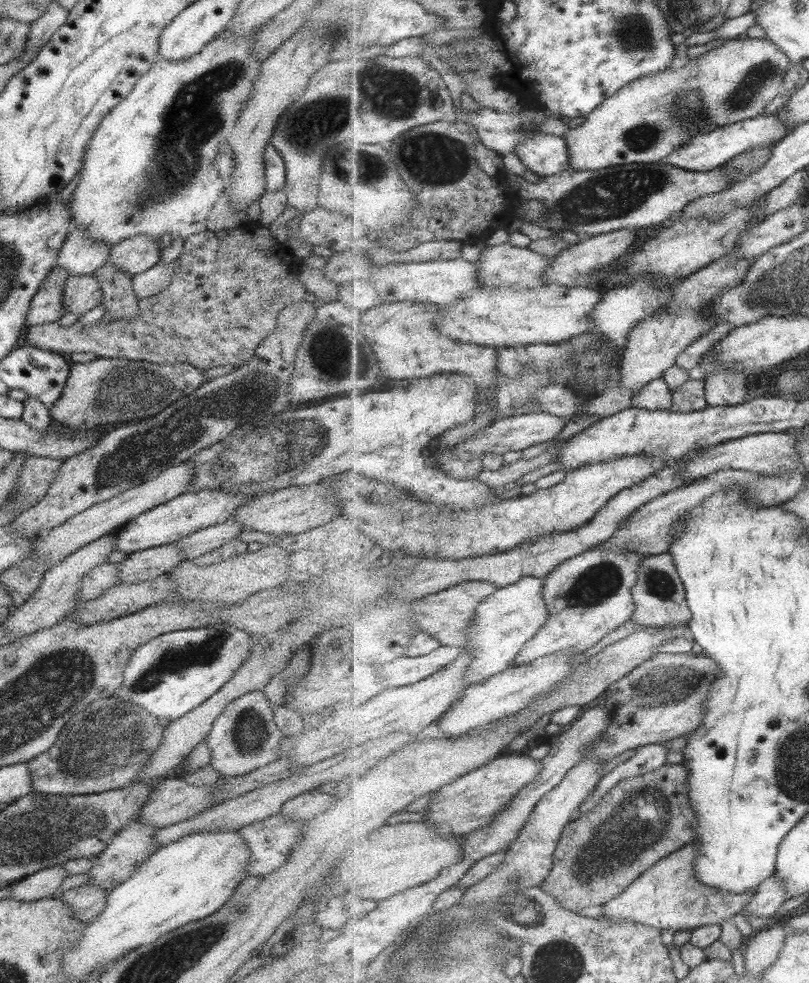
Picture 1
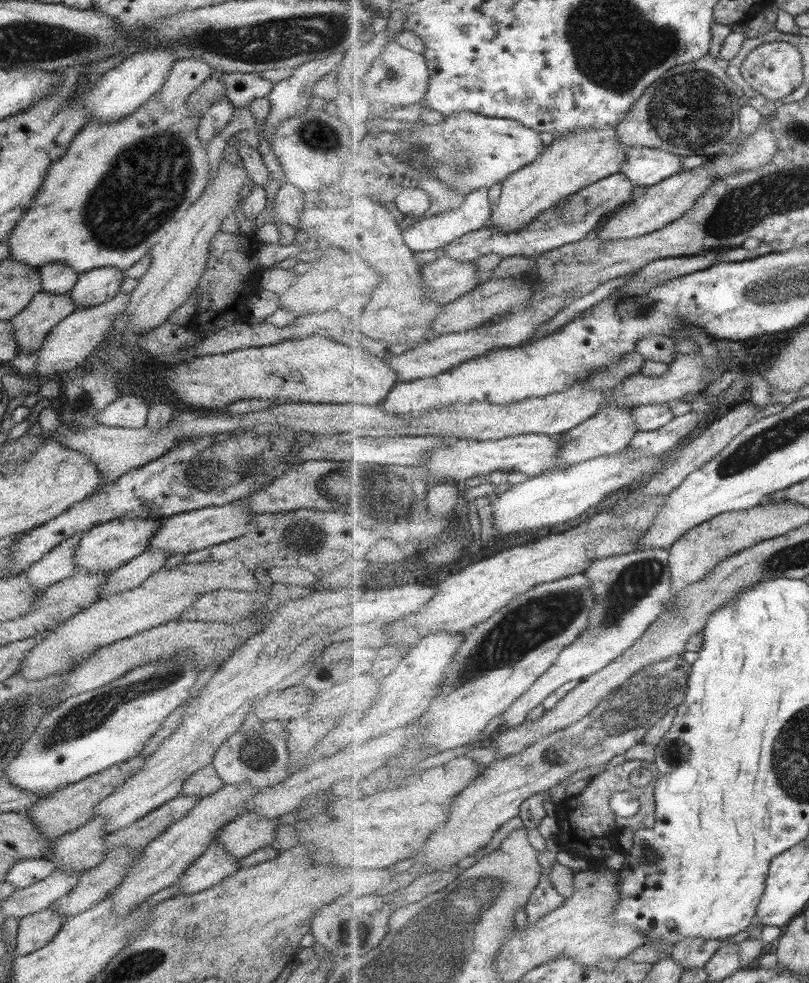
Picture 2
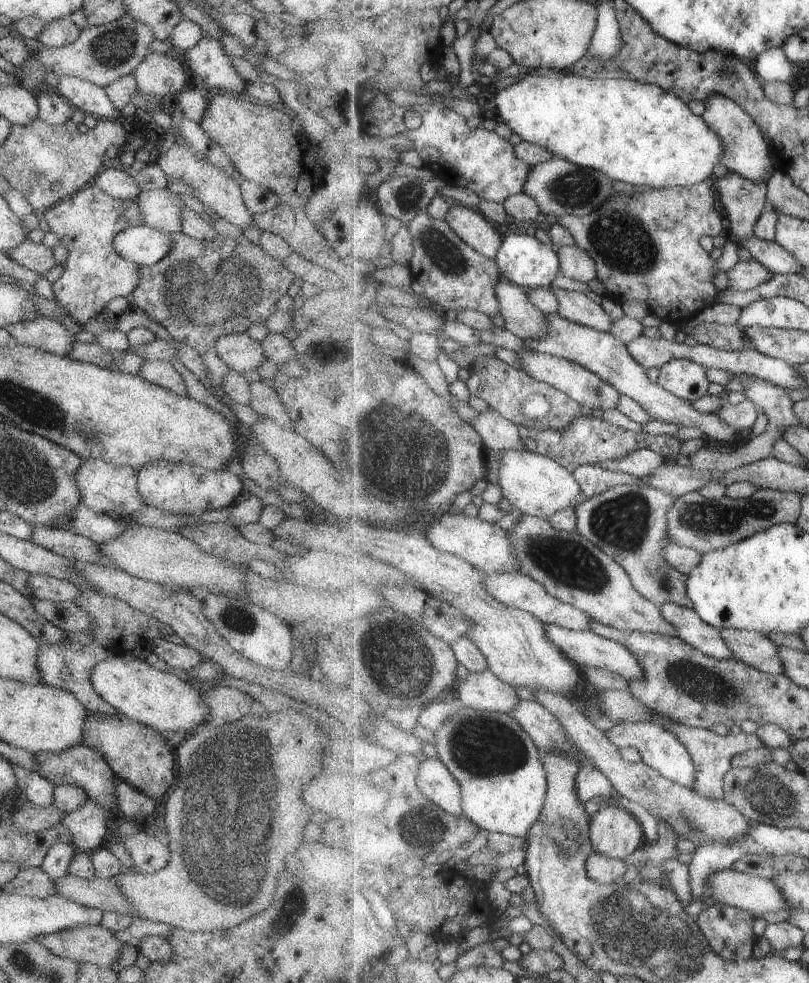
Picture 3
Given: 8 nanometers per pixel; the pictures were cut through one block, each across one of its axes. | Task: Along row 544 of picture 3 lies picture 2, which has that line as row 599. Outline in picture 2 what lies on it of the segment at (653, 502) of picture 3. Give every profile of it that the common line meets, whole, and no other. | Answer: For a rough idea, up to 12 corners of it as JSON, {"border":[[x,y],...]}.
{"border":[[670,549],[597,559],[584,634],[505,713],[608,667],[672,598]]}

